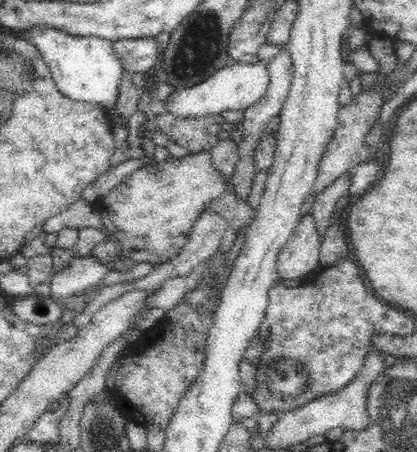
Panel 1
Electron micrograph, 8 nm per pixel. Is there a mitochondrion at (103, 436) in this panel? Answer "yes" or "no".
yes

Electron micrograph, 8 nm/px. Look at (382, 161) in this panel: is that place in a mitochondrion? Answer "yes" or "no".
no

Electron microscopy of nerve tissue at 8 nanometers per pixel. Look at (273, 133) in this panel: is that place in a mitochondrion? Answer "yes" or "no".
no

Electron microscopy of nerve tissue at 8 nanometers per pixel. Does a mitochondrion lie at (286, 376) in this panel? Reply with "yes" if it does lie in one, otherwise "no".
yes

